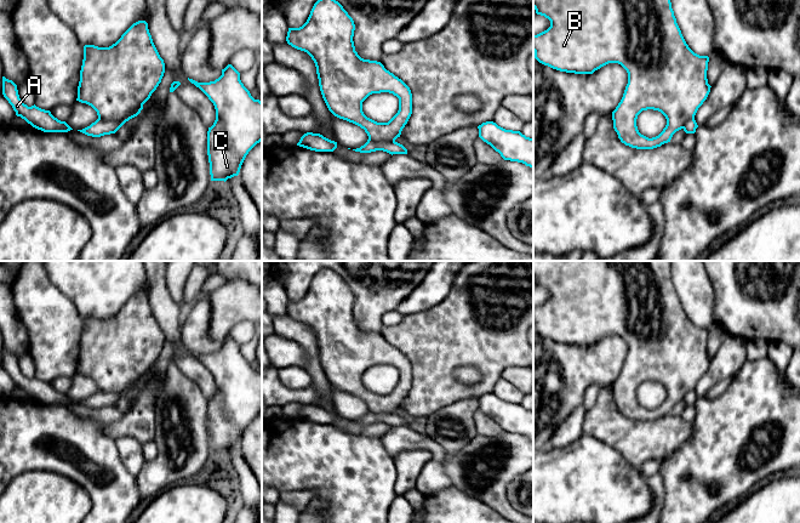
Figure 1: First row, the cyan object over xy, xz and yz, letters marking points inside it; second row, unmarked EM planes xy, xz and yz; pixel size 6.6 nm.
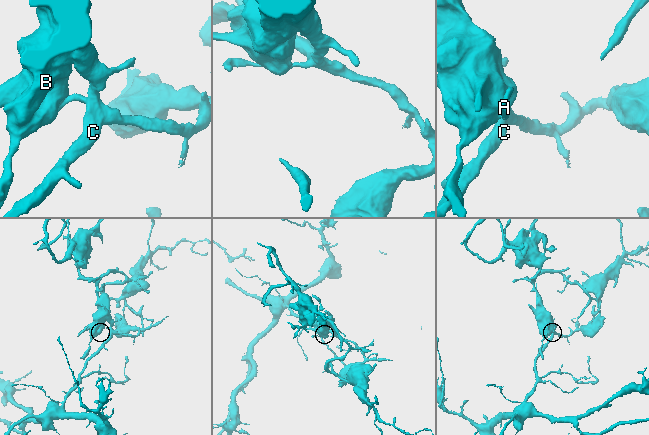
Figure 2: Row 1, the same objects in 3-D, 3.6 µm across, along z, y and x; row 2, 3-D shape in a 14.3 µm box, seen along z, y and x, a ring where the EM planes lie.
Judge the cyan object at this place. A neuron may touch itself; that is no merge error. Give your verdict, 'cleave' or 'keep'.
cleave

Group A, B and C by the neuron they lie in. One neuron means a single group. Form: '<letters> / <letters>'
A C / B

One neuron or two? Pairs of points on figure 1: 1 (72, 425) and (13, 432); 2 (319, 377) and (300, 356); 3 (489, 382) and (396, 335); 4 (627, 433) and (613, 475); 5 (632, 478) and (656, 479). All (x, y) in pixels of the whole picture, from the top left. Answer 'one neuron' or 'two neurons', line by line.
1: one neuron
2: two neurons
3: one neuron
4: two neurons
5: two neurons

